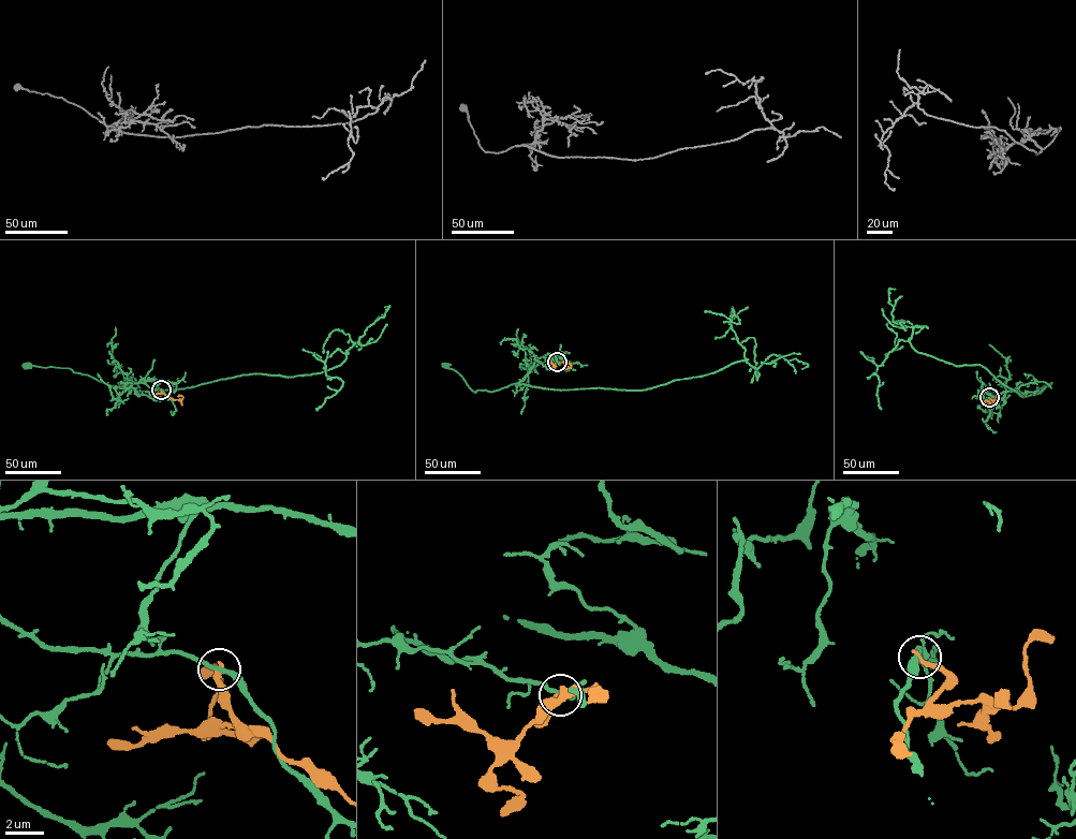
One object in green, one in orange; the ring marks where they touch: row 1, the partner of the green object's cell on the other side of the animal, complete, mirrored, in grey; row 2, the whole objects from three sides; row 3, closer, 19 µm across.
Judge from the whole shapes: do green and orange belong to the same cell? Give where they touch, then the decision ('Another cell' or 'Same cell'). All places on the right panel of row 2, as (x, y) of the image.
Place: (989, 397). Another cell

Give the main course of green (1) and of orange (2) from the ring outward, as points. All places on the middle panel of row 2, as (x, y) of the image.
1: (557, 362), (547, 356), (538, 358), (524, 379), (490, 392), (473, 392), (462, 378), (445, 365)
2: (557, 362), (570, 368), (569, 363)

